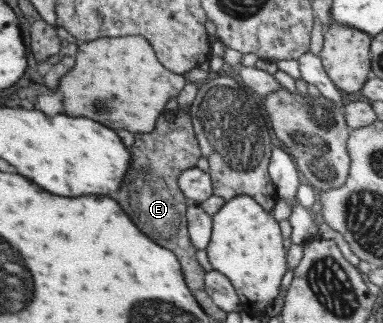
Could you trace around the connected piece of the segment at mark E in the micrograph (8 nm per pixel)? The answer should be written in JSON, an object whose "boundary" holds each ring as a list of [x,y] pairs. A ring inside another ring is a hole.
{"boundary":[[[179,108],[174,114],[164,114],[166,118],[158,118],[156,128],[150,136],[162,140],[158,144],[146,144],[135,133],[127,130],[116,130],[118,140],[124,144],[131,153],[131,162],[124,175],[124,184],[120,184],[120,192],[112,196],[112,200],[120,200],[120,208],[132,216],[132,224],[140,228],[140,232],[148,232],[148,238],[156,238],[154,242],[162,248],[171,250],[180,263],[184,282],[191,292],[203,289],[205,271],[198,265],[194,256],[195,248],[189,241],[185,221],[185,208],[187,200],[177,187],[177,176],[187,168],[195,166],[201,157],[197,140],[193,134],[188,111]],[[162,120],[162,122],[160,122]],[[128,200],[128,204],[124,204]]]}

